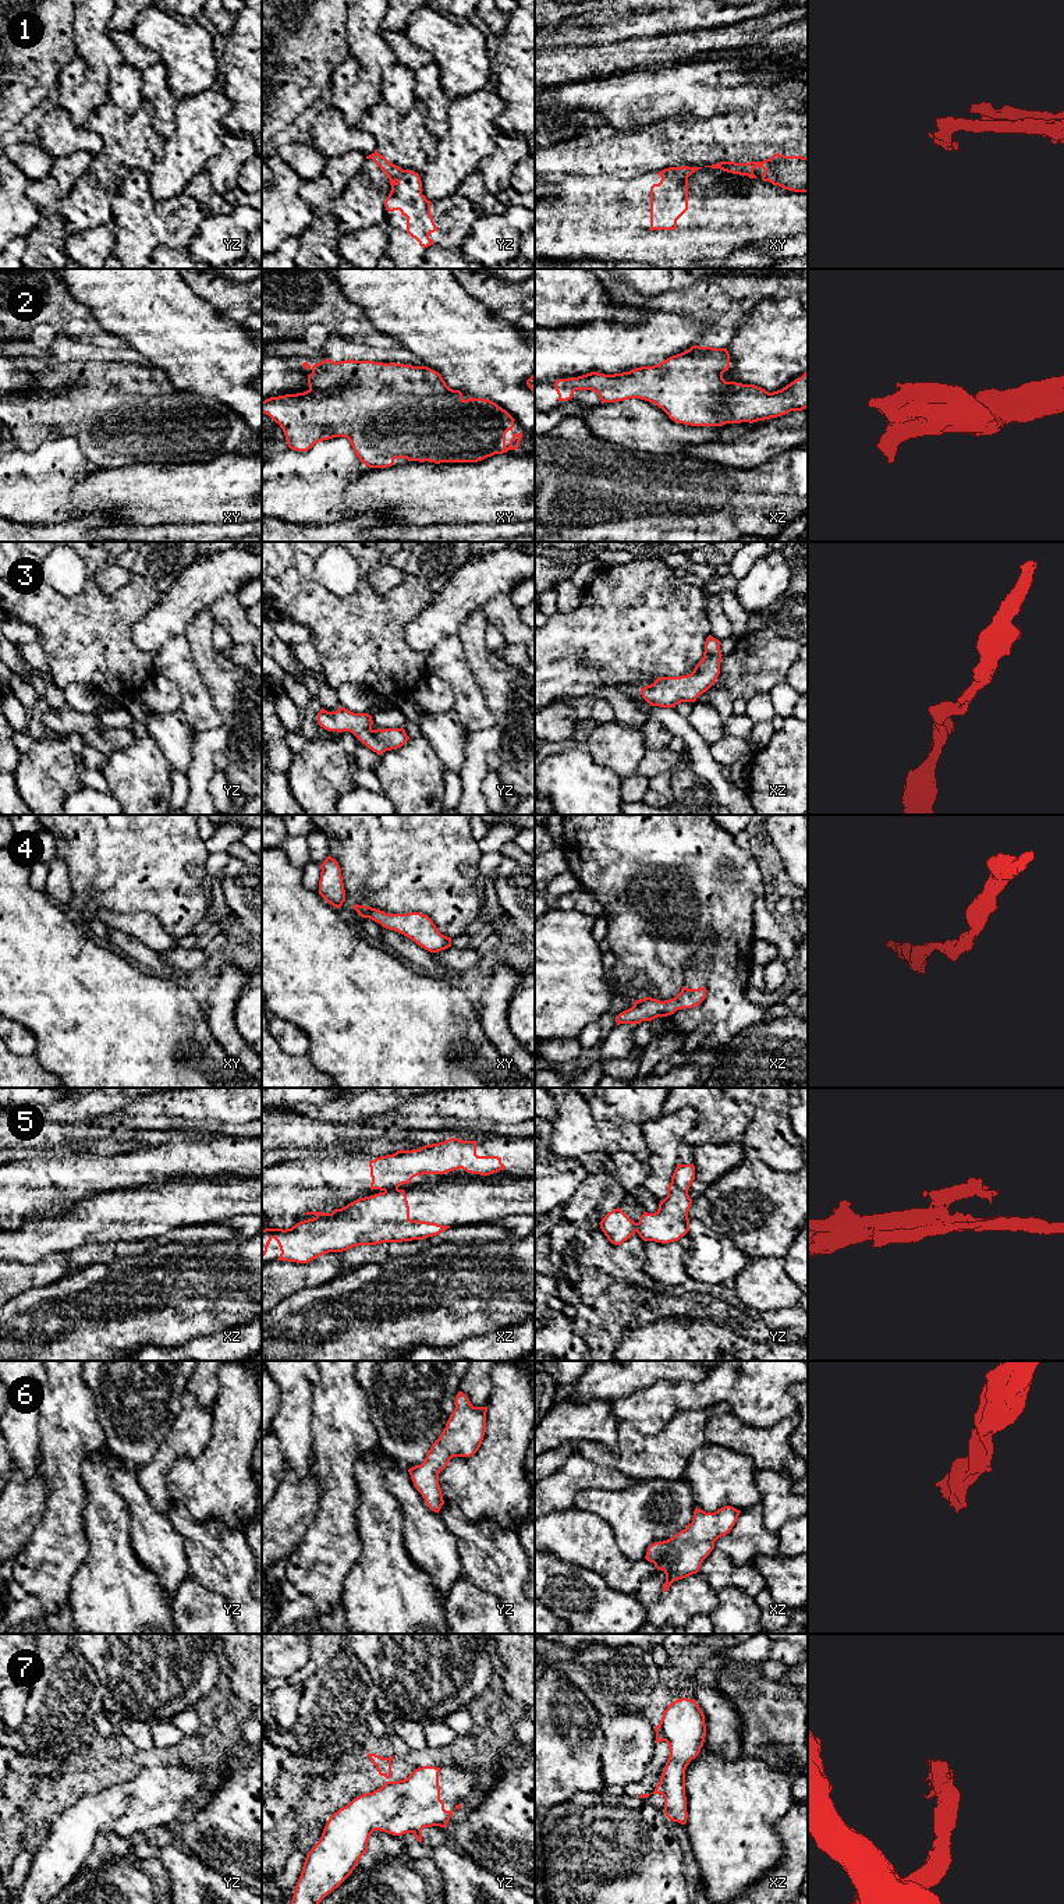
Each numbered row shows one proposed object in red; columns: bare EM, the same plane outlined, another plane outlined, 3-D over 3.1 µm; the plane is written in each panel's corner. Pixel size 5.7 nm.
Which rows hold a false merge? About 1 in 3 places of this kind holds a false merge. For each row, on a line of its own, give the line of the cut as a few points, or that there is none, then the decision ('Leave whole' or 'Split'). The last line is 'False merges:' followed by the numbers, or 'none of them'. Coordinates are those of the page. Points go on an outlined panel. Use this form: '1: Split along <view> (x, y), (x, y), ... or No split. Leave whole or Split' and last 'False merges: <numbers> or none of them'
1: Split along xy (664, 169), (687, 178). Split
2: No split. Leave whole
3: No split. Leave whole
4: No split. Leave whole
5: Split along xz (397, 1188), (385, 1191). Split
6: No split. Leave whole
7: No split. Leave whole
False merges: 1, 5

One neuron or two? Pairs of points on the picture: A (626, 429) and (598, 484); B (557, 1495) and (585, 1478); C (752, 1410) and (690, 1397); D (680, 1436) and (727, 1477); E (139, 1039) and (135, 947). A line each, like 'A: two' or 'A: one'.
A: two
B: one
C: one
D: two
E: two

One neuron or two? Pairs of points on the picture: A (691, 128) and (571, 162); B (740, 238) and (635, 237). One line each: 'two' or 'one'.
A: one
B: one

